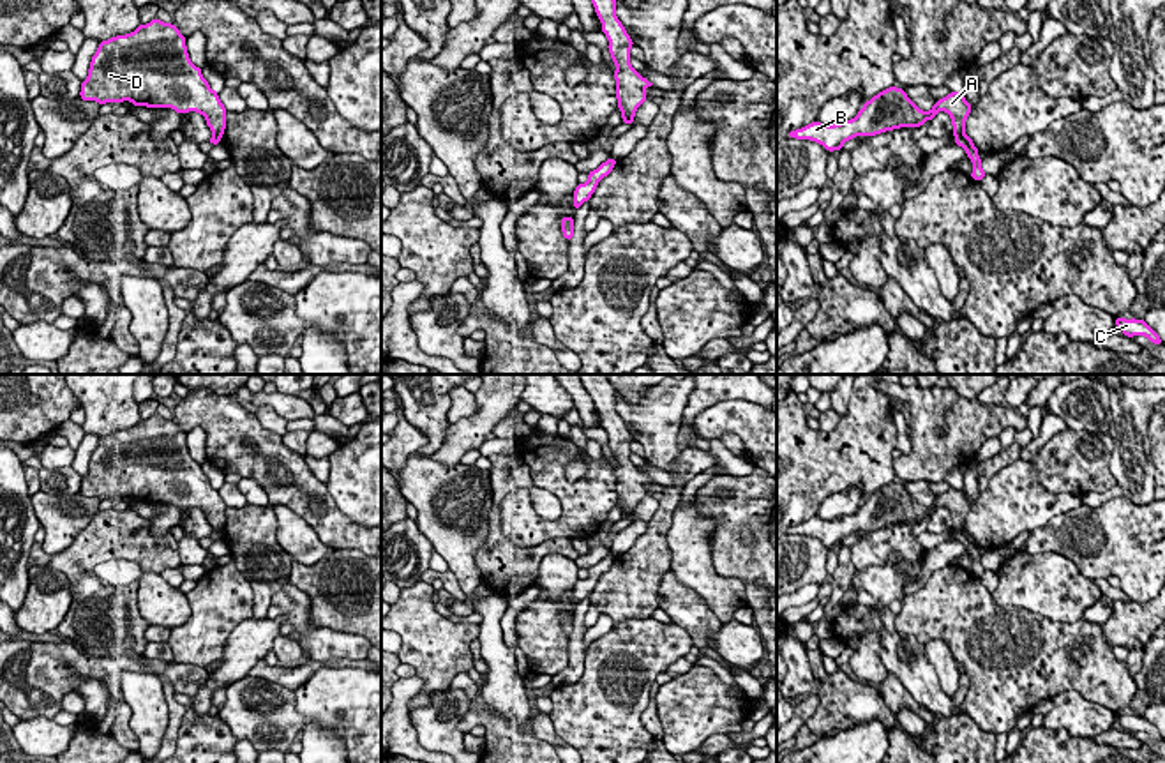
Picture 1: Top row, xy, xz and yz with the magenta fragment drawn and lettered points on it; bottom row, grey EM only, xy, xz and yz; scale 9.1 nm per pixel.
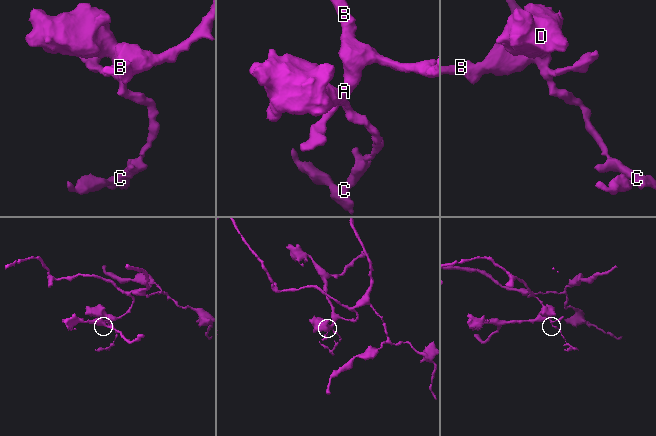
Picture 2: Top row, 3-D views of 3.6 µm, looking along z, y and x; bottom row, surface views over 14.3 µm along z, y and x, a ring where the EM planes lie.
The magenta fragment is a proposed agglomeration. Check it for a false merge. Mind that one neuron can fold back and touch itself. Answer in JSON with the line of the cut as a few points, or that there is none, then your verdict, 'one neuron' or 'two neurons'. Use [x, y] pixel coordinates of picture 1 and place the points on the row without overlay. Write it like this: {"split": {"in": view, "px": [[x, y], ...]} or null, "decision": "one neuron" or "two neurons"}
{"split": {"in": "yz", "px": [[962, 527], [955, 532]]}, "decision": "two neurons"}

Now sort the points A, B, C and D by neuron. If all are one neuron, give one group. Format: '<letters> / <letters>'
A B D / C

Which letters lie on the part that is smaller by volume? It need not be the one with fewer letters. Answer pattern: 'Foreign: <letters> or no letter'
Foreign: C

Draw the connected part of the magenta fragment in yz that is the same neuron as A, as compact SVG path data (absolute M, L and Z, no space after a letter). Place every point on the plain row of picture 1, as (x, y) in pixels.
M890 482L867 496L853 516L837 517L833 521L814 516L801 525L791 526L787 533L817 537L828 548L842 548L842 540L847 535L876 532L900 523L921 523L939 507L946 507L951 512L951 530L958 532L966 526L971 500L962 487L953 486L939 495L930 507L923 507L907 493L904 484Z

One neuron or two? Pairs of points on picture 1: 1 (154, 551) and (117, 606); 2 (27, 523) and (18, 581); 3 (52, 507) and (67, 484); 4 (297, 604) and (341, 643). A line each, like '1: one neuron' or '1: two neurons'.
1: one neuron
2: one neuron
3: two neurons
4: one neuron

